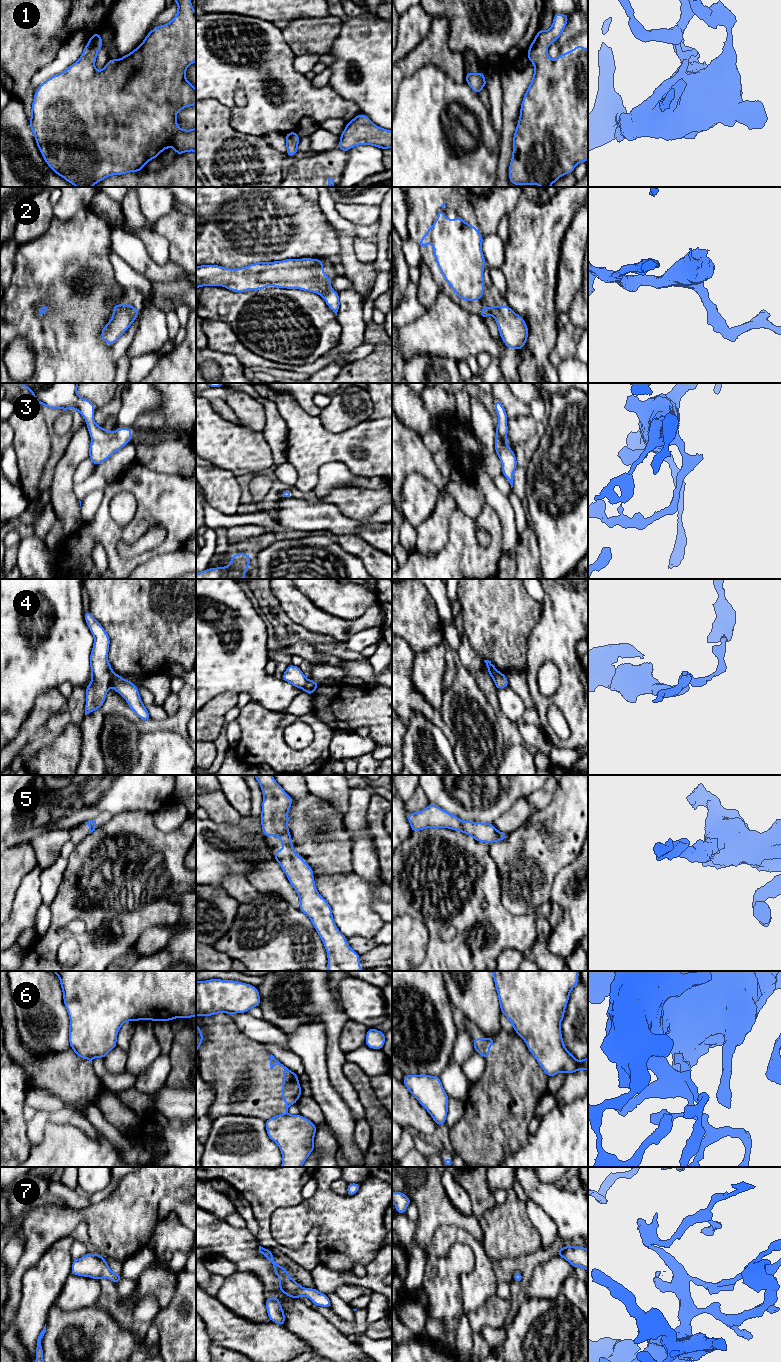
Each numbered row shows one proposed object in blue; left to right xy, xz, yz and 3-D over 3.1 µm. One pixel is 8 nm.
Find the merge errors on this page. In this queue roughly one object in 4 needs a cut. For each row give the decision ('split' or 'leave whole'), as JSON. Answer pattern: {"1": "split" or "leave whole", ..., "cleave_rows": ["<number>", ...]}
{"1": "leave whole", "2": "leave whole", "3": "leave whole", "4": "split", "5": "leave whole", "6": "split", "7": "leave whole", "cleave_rows": ["4", "6"]}

